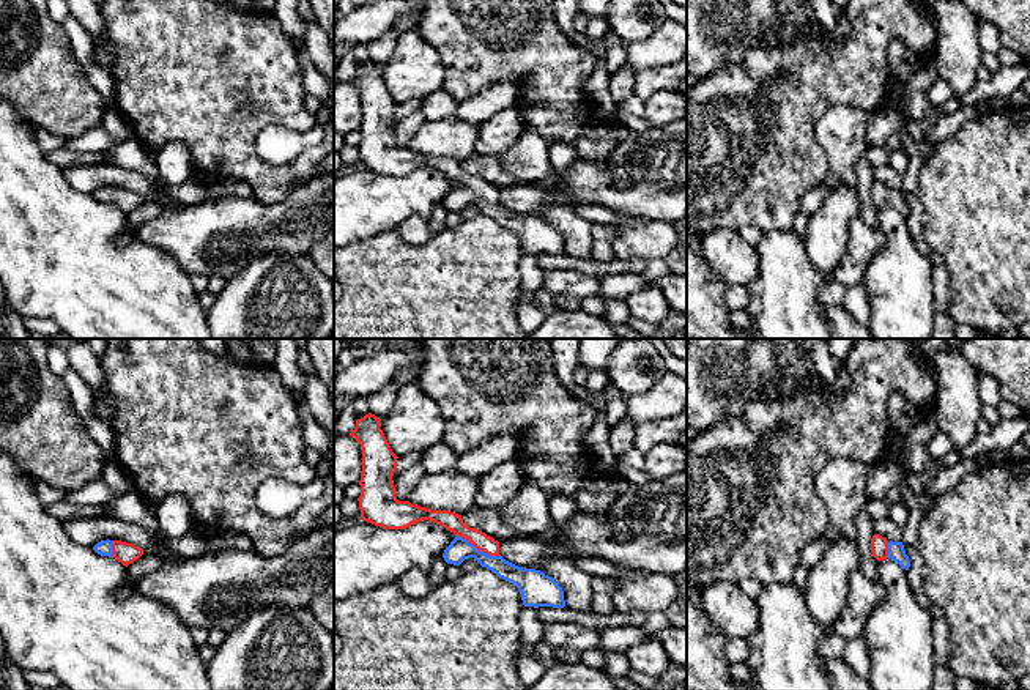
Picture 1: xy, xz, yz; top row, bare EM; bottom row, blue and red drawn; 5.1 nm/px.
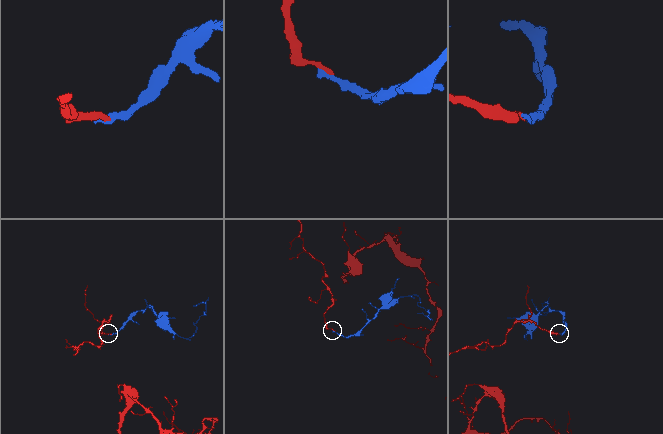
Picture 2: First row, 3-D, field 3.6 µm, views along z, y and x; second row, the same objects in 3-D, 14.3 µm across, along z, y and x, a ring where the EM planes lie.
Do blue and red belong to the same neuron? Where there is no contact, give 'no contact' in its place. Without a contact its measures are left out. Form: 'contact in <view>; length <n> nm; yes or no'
contact in xz; length 240 nm; yes

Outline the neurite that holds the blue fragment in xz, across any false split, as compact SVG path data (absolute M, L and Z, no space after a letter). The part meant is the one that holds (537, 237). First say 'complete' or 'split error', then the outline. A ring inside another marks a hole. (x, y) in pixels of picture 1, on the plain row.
split error; M369 60L358 66L350 83L362 98L358 145L361 167L383 176L405 176L422 167L433 169L457 183L443 200L447 211L460 213L465 206L474 205L482 214L515 232L524 254L565 254L564 238L558 228L540 217L523 216L506 208L499 202L499 189L465 172L461 162L397 147L392 123L398 104L392 99L375 61Z

